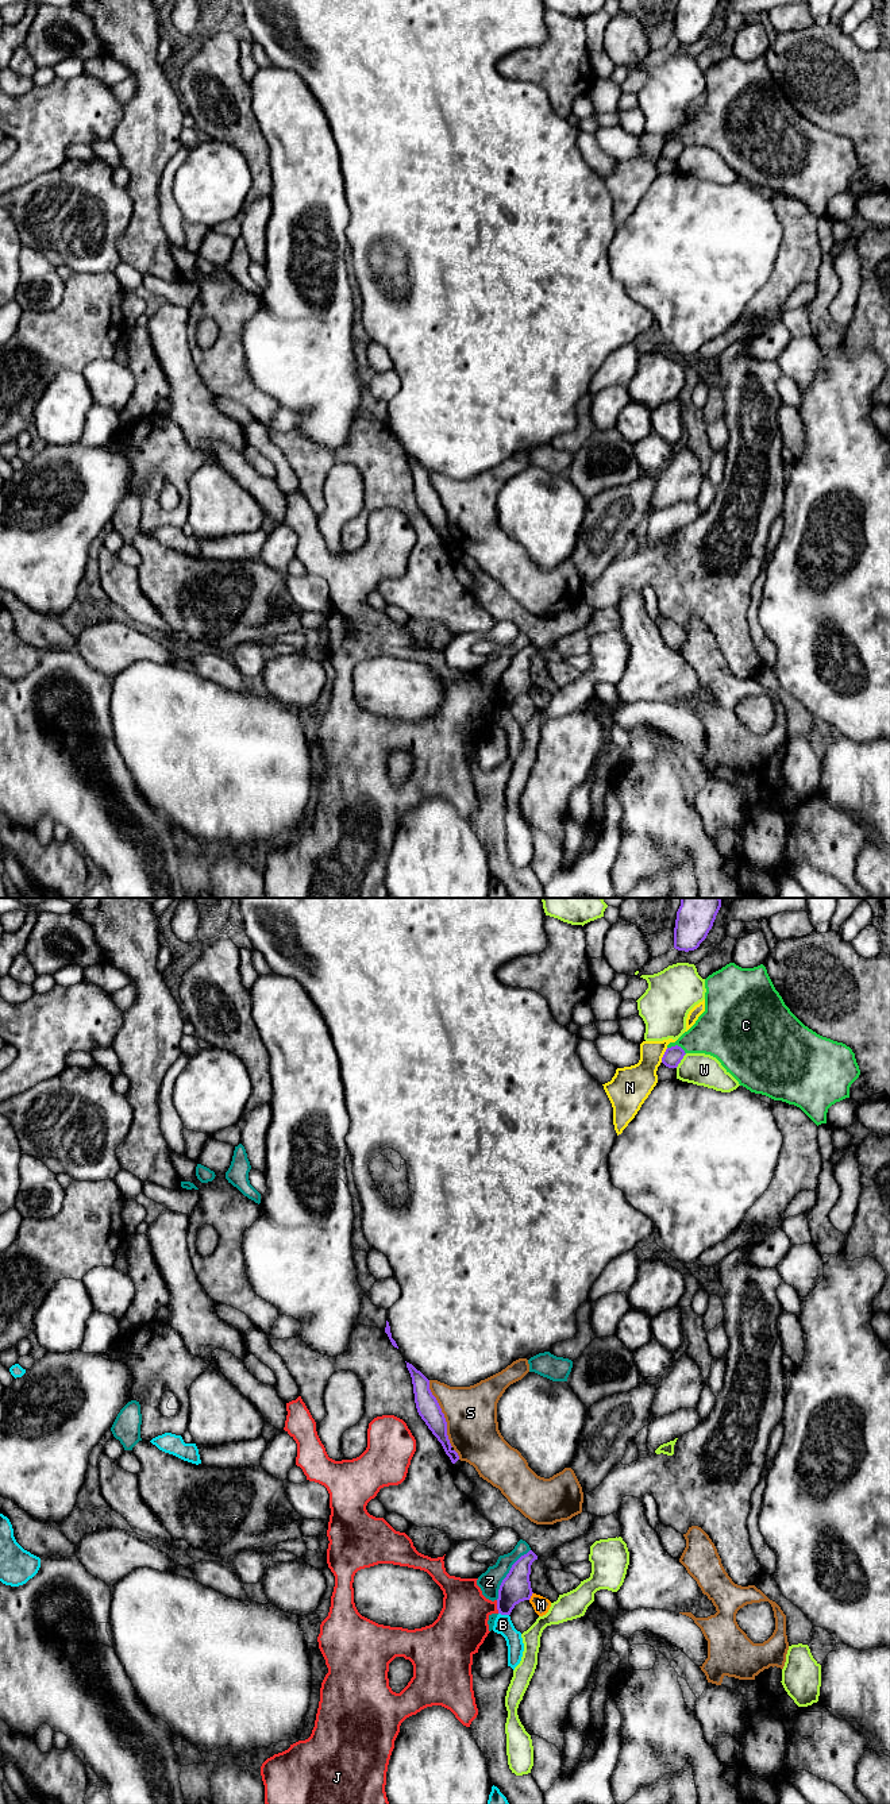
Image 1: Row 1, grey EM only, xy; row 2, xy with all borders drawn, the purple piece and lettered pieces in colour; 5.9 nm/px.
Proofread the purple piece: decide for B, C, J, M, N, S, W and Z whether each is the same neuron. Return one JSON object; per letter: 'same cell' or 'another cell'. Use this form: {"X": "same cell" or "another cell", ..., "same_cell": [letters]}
{"B": "another cell", "C": "another cell", "J": "another cell", "M": "another cell", "N": "another cell", "S": "another cell", "W": "another cell", "Z": "another cell", "same_cell": []}

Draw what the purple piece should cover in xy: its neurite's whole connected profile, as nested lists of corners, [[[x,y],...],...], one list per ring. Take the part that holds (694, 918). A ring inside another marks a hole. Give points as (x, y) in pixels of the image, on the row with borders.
[[[681,898],[674,928],[674,948],[694,951],[706,938],[721,907],[720,898]]]

